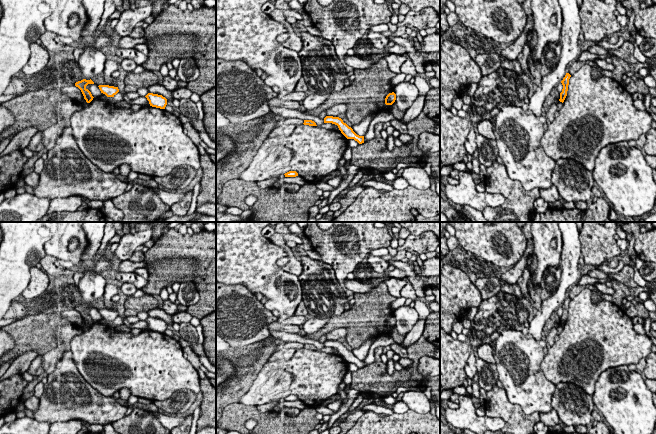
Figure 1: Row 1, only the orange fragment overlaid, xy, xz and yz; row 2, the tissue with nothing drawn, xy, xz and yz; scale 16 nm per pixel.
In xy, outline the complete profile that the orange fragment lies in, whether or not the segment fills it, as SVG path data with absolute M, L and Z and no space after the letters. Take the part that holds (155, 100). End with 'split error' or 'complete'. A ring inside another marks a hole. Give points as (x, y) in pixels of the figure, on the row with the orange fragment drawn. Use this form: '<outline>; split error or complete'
M148 93L145 97L149 101L150 106L152 107L165 109L167 105L167 99L162 95Z; complete

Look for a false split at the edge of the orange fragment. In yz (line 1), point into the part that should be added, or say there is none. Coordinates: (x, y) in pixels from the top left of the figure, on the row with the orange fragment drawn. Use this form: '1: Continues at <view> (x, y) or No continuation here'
1: No continuation here

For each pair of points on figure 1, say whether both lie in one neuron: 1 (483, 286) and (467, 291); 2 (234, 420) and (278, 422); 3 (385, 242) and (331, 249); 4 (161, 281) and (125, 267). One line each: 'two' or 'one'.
1: two
2: one
3: one
4: two

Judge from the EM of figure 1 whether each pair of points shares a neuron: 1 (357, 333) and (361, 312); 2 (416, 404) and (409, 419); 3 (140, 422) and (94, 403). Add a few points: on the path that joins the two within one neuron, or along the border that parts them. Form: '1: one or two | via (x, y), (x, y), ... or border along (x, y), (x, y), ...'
1: one | via (360, 328), (361, 317)
2: two | border along (409, 409), (419, 413), (429, 412)
3: two | border along (125, 416), (111, 423)

